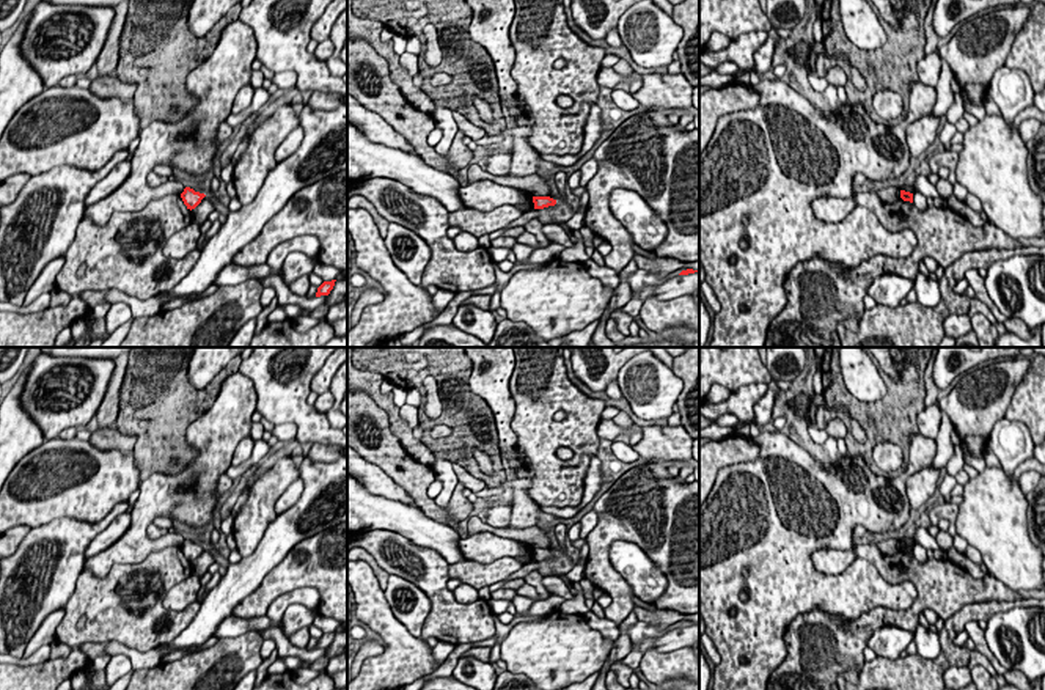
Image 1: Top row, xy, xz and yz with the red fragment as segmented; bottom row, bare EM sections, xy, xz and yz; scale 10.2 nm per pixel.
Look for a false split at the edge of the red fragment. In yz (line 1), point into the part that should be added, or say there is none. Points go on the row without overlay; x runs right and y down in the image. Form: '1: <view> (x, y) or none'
1: none

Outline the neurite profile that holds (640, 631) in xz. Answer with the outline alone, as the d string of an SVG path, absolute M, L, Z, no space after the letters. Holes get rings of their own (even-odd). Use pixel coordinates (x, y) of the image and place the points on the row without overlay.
M638 621L629 629L629 637L633 644L633 649L622 660L624 665L629 665L632 670L640 666L643 652L636 648L644 638L655 638L668 633L668 627L662 629L655 624Z

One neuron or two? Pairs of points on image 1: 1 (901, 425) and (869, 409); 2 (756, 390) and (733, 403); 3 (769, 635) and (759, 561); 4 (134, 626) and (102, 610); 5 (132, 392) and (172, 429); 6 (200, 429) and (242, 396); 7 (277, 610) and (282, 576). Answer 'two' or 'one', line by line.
1: one
2: one
3: one
4: one
5: one
6: one
7: two

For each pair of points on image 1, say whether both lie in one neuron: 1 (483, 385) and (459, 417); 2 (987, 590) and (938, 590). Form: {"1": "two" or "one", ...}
{"1": "two", "2": "one"}

